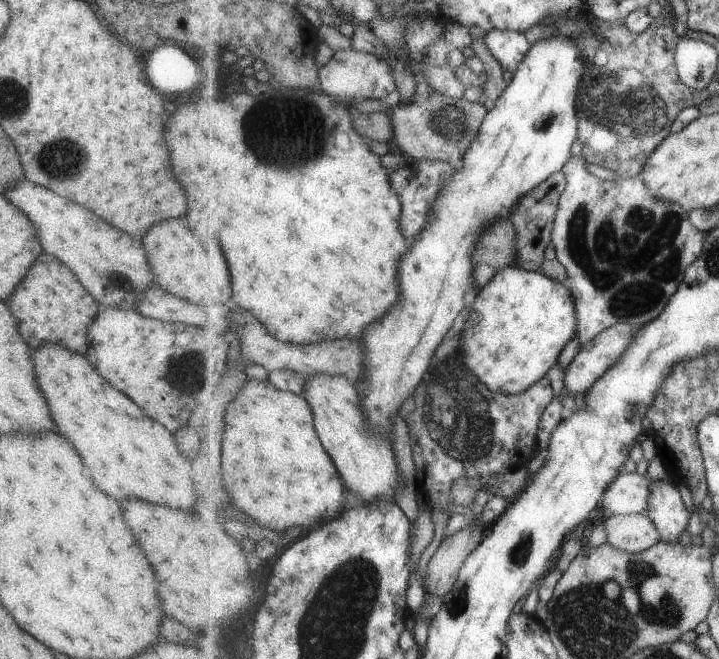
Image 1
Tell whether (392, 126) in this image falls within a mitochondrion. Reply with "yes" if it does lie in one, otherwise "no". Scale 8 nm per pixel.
no

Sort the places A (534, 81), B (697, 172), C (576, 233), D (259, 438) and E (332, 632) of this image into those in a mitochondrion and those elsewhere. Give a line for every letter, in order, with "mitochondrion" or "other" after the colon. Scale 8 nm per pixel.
A: other
B: other
C: mitochondrion
D: other
E: mitochondrion

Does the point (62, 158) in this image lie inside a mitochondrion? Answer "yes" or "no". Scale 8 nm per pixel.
yes

